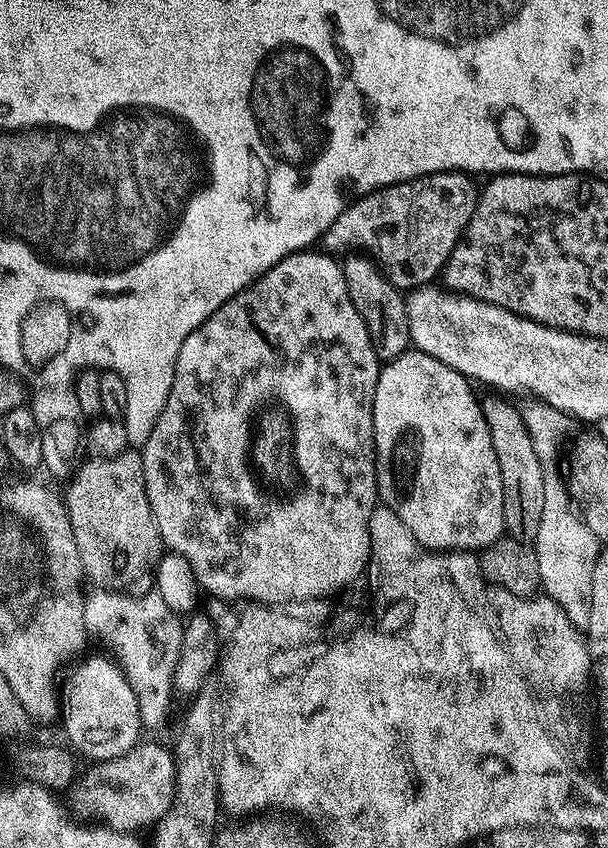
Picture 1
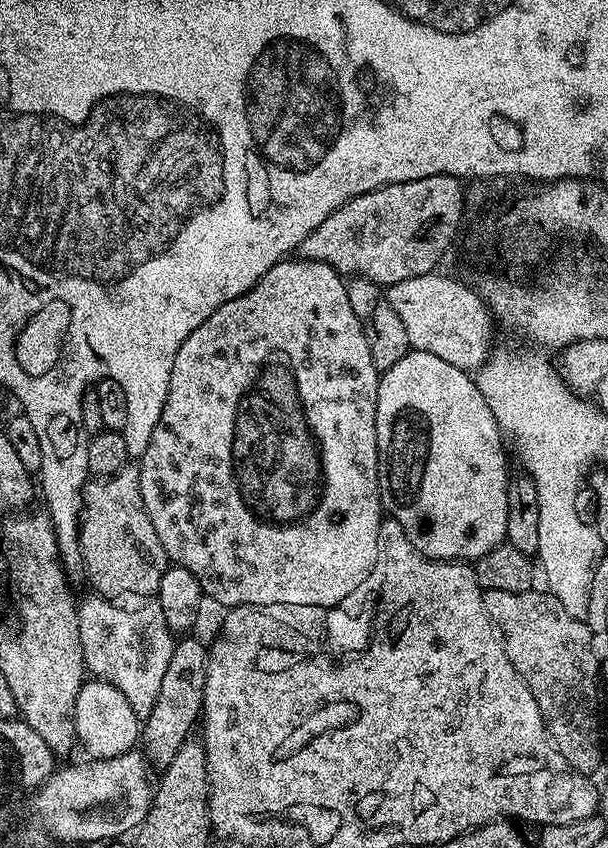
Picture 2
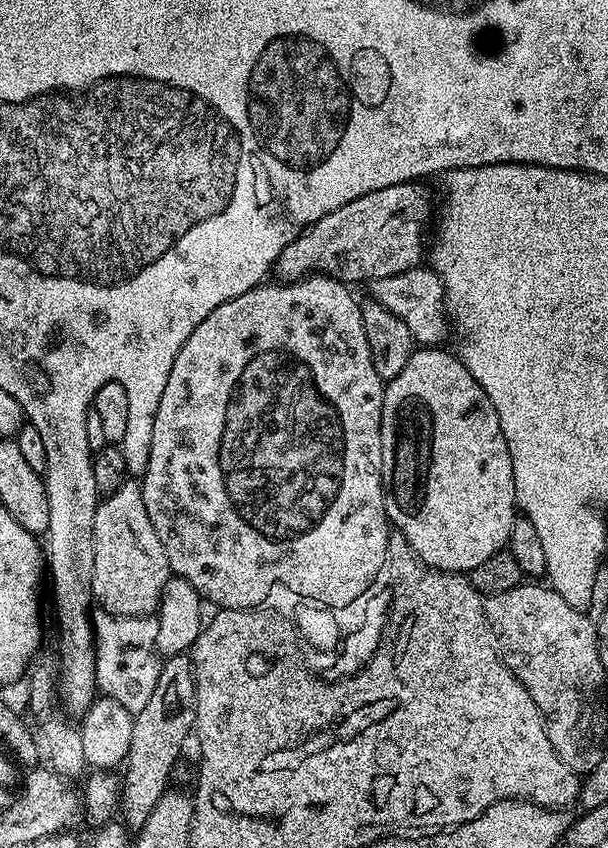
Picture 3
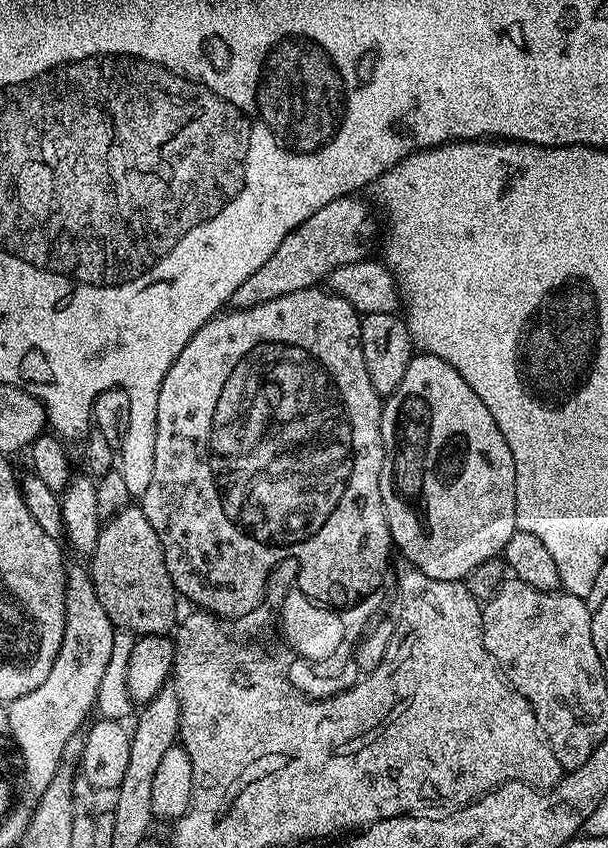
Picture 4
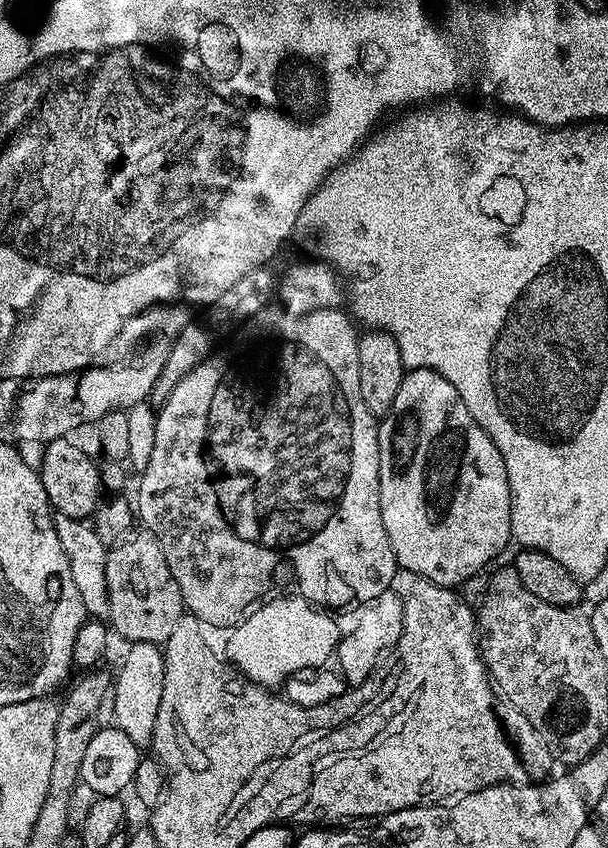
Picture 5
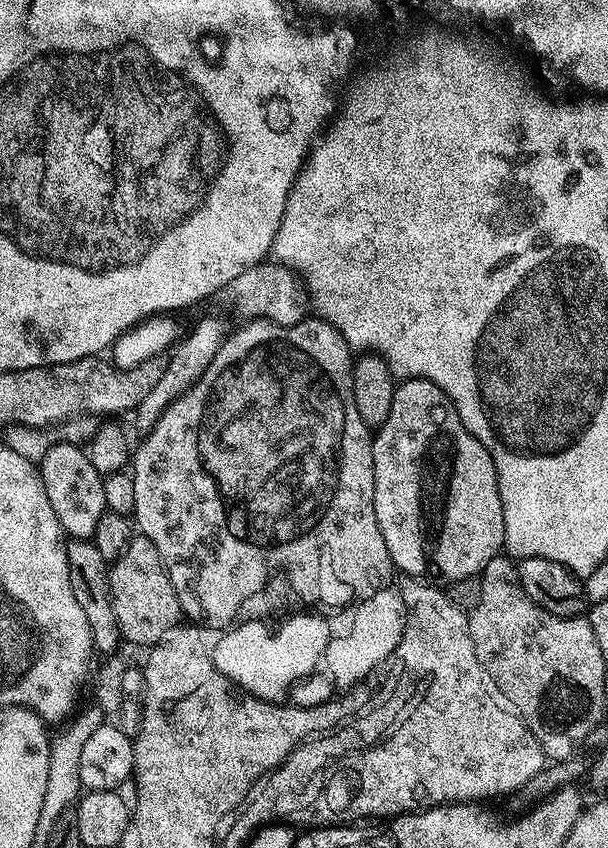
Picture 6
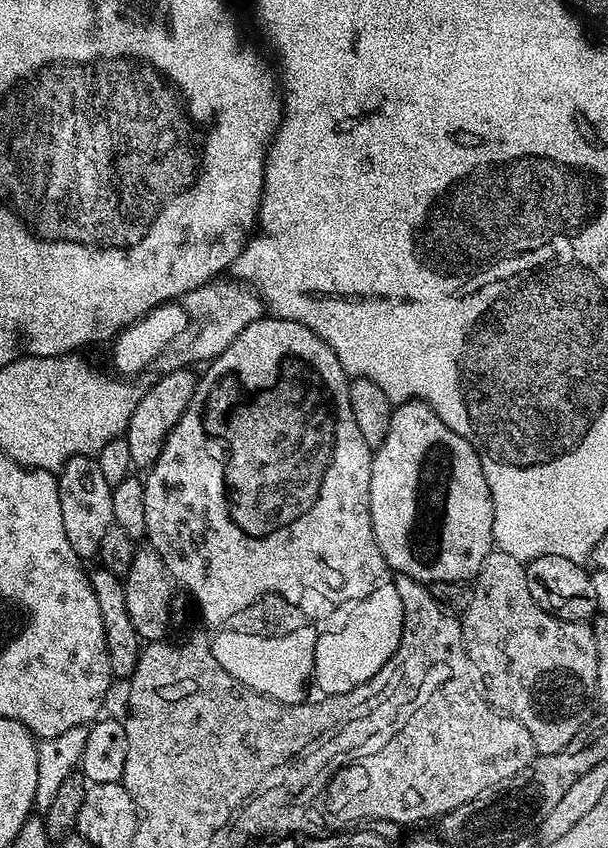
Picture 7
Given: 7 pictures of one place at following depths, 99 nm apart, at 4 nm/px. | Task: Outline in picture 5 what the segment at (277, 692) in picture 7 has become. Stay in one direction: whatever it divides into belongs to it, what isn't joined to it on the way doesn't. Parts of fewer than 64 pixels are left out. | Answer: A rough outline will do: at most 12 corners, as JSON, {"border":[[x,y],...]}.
{"border":[[284,600],[232,637],[226,660],[264,687],[320,663],[335,622]]}

